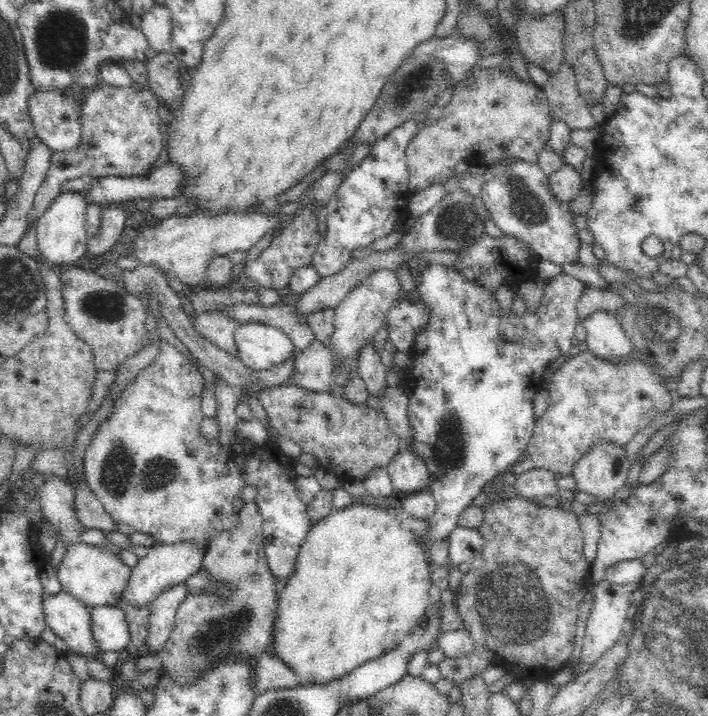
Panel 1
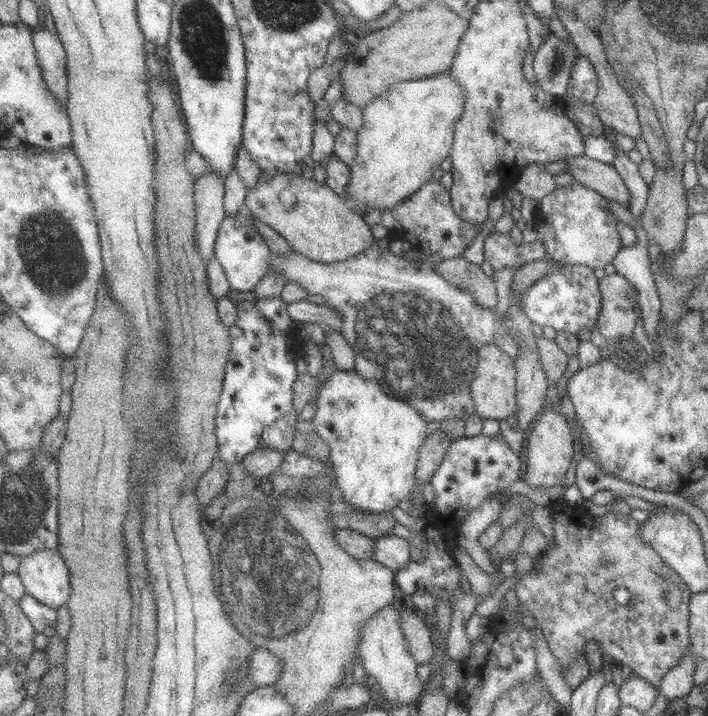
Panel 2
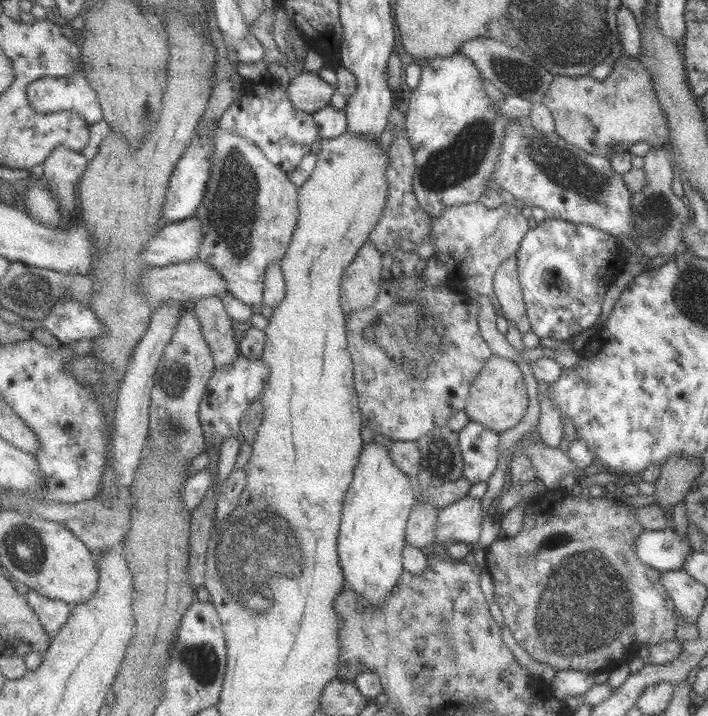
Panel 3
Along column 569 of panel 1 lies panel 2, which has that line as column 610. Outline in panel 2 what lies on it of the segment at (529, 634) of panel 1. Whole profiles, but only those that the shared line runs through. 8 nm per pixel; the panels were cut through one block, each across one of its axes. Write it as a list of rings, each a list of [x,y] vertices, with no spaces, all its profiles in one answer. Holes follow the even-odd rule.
[[[559,500],[549,505],[546,508],[549,512],[548,518],[554,531],[554,544],[549,550],[549,547],[545,548],[537,557],[535,557],[535,565],[531,573],[526,574],[517,585],[515,590],[519,604],[528,610],[528,616],[535,618],[537,623],[545,636],[550,651],[556,659],[556,662],[560,665],[560,671],[562,673],[563,668],[571,666],[575,660],[579,657],[587,656],[587,644],[591,640],[595,640],[599,645],[599,651],[601,657],[608,655],[611,658],[612,663],[622,666],[629,666],[632,670],[632,674],[639,677],[643,677],[643,680],[650,681],[652,685],[657,689],[659,683],[661,683],[661,677],[674,666],[677,666],[681,659],[688,653],[690,647],[689,630],[688,630],[688,602],[690,594],[692,593],[685,586],[685,583],[679,578],[679,575],[675,571],[671,570],[671,567],[667,566],[661,556],[657,552],[653,551],[653,548],[649,547],[647,543],[643,543],[641,537],[638,534],[638,522],[627,514],[613,514],[608,511],[607,514],[601,516],[601,518],[591,516],[589,512],[583,510],[582,507],[576,508],[565,500]],[[623,587],[627,589],[631,594],[629,604],[621,606],[613,600],[612,592],[614,588]]]

